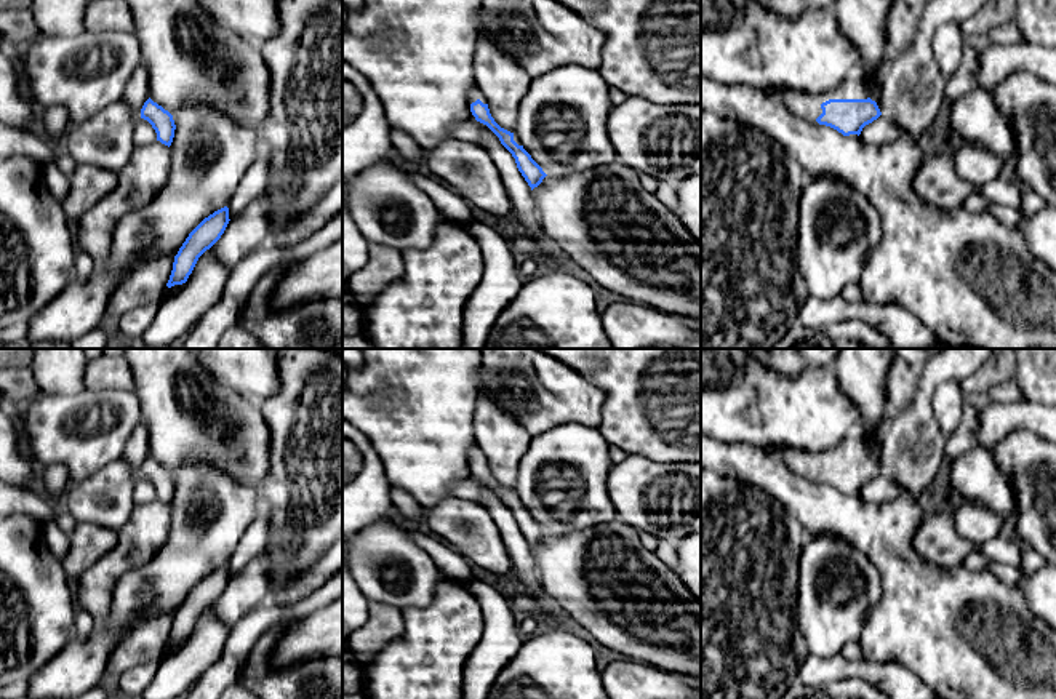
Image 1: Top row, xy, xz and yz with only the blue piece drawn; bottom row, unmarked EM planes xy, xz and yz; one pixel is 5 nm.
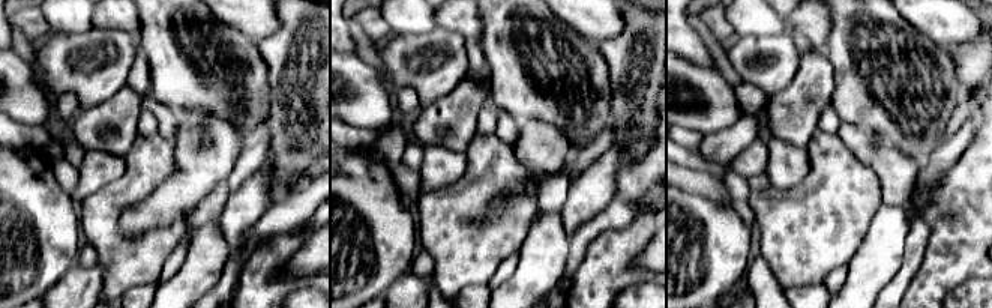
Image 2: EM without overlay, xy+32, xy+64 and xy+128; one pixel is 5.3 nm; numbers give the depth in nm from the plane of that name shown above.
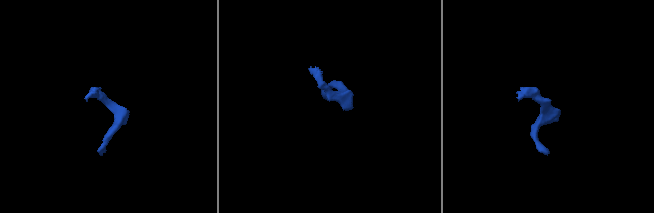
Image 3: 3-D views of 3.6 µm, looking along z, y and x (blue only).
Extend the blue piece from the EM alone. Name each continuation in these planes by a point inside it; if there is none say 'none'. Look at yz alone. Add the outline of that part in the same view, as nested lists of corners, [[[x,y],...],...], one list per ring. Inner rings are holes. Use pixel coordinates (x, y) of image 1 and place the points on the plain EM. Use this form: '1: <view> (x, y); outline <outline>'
1: yz (807, 464); outline [[[850,432],[837,446],[819,453],[805,451],[792,446],[778,446],[770,449],[768,453],[781,459],[794,473],[810,481],[818,481],[816,477],[822,472],[821,462],[829,457],[869,456],[856,432]]]

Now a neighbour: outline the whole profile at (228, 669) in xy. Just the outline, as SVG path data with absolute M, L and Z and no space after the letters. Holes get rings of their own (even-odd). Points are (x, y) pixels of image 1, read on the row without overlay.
M266 597L258 608L230 629L218 662L182 699L219 699L226 688L240 681L242 669L258 638L275 624L294 617L293 605L280 606Z

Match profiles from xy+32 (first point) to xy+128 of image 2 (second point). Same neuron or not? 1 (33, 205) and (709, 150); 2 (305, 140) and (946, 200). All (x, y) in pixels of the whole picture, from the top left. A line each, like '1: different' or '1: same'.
1: different
2: different

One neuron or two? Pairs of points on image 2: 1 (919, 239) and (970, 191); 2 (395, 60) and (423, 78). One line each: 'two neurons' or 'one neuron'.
1: two neurons
2: one neuron

